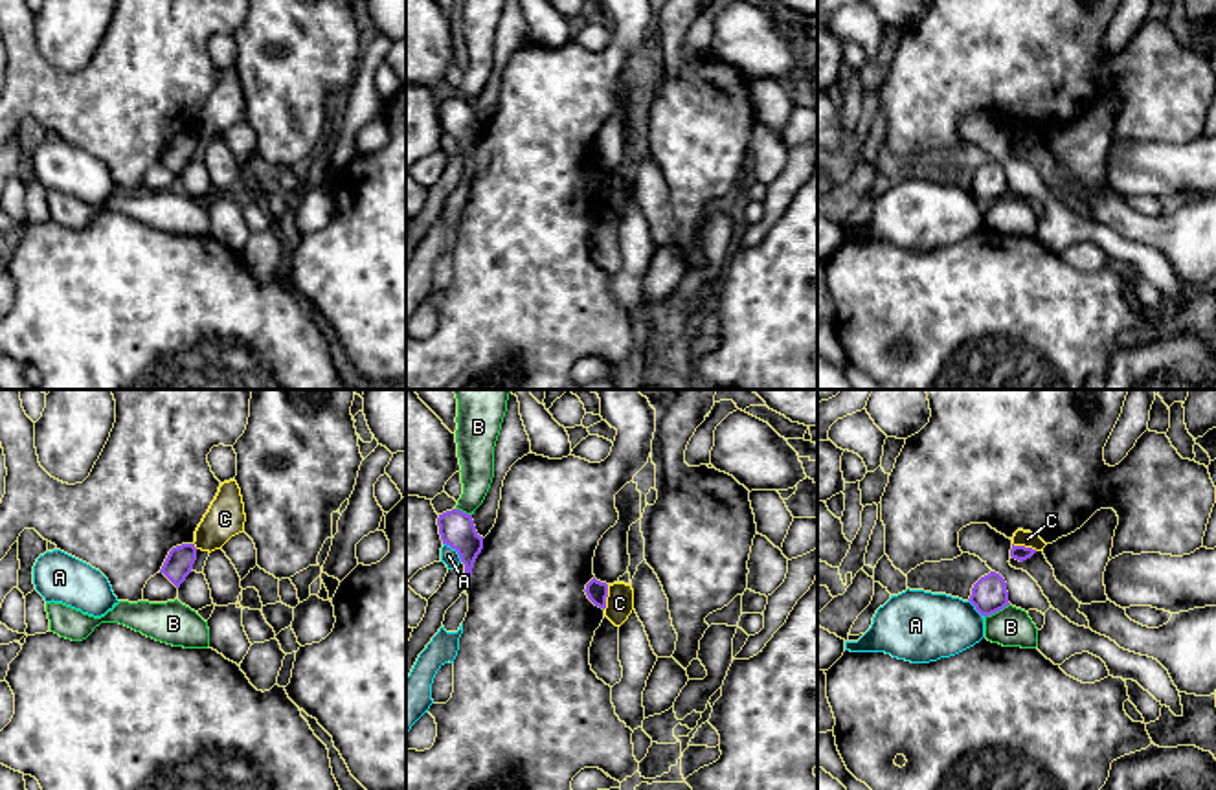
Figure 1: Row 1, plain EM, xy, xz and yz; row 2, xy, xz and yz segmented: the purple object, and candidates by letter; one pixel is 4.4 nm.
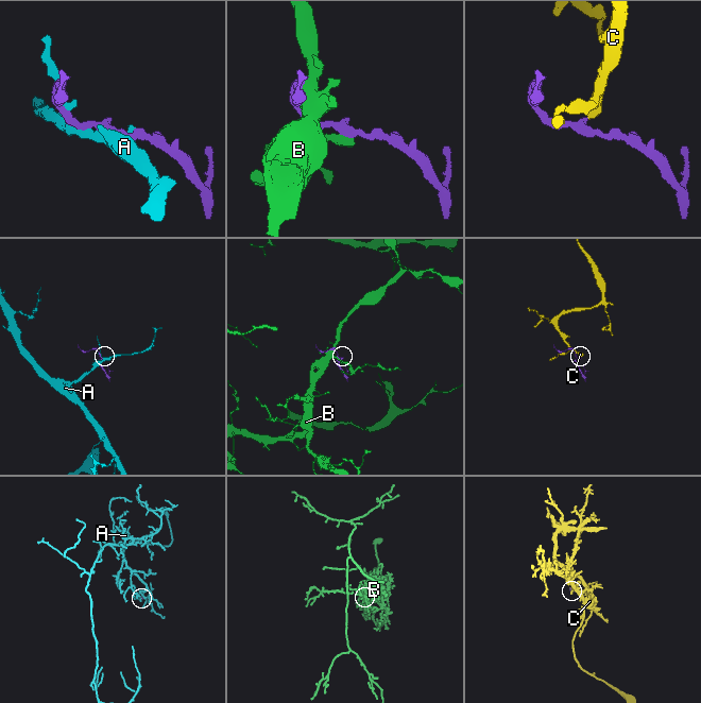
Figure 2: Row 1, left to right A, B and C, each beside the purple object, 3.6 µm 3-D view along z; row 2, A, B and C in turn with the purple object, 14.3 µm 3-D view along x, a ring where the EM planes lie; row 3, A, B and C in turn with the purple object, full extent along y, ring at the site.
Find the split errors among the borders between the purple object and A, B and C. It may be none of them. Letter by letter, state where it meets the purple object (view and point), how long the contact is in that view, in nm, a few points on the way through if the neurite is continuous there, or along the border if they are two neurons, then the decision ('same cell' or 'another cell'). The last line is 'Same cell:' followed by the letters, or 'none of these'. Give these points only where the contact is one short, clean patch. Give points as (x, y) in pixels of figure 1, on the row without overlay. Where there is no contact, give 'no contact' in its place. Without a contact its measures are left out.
A: meets purple in xz at (454, 136); contact 120 nm long; another cell
B: meets purple in yz at (996, 199); contact 130 nm long; another cell
C: meets purple in xz at (607, 184); contact 110 nm long; border along xz (608, 173), (603, 197); another cell
Same cell: none of these

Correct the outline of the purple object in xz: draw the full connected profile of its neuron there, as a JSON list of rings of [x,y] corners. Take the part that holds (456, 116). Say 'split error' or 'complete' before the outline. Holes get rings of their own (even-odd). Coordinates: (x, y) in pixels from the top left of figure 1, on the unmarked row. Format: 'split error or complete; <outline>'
complete; [[[459,97],[446,99],[437,107],[443,132],[457,140],[465,152],[465,167],[472,165],[472,156],[483,138],[483,125],[478,123],[472,103]]]

